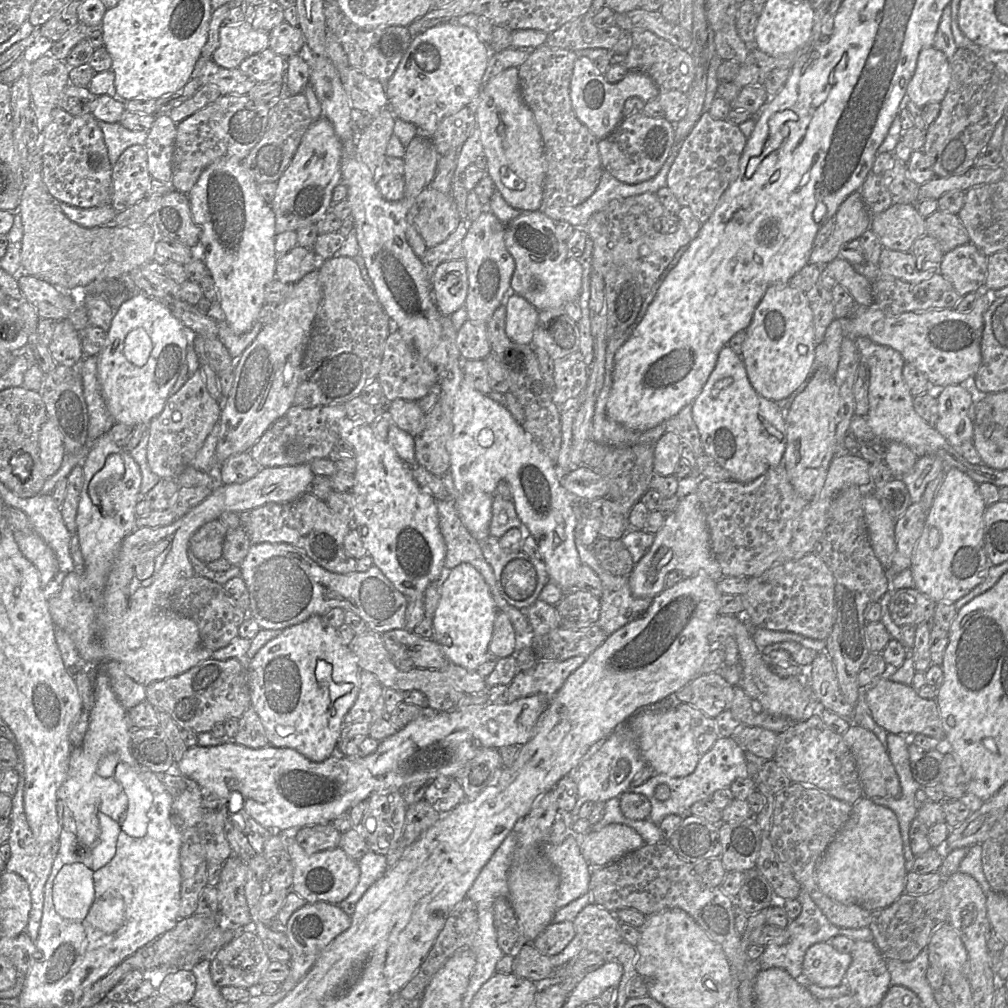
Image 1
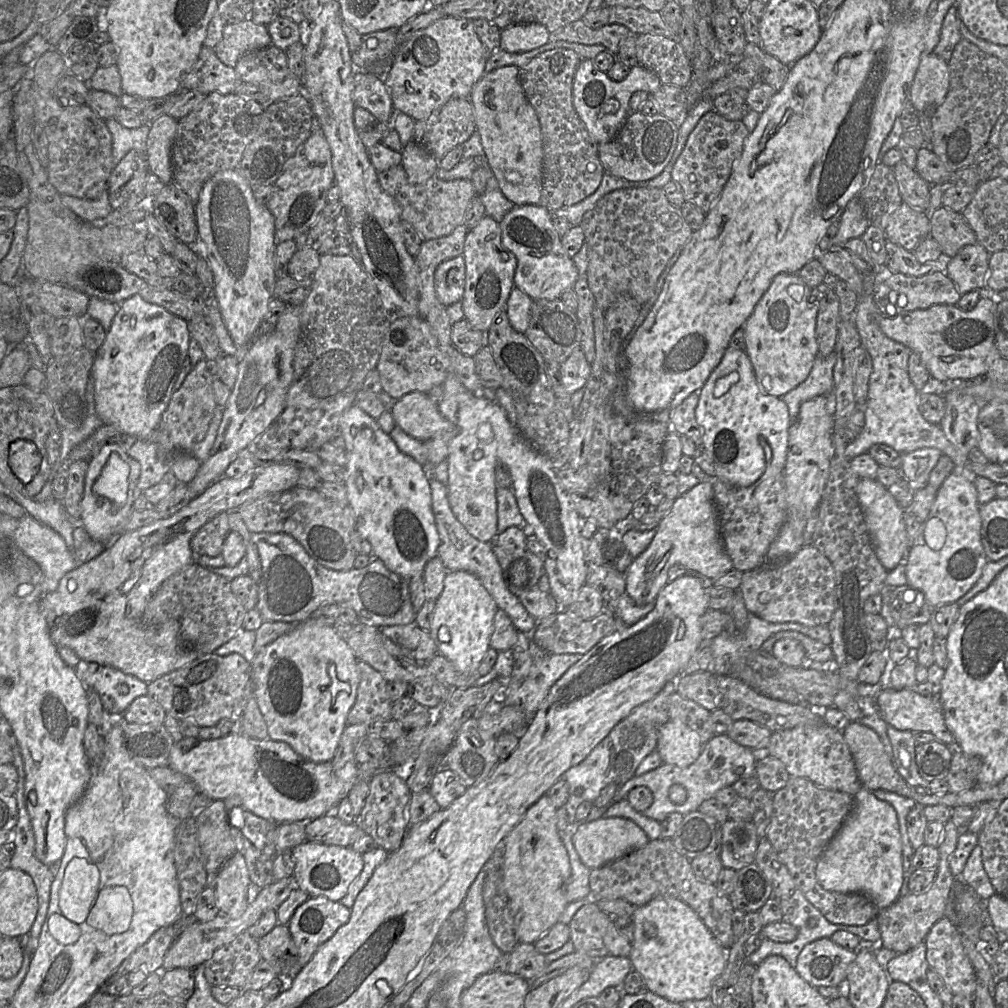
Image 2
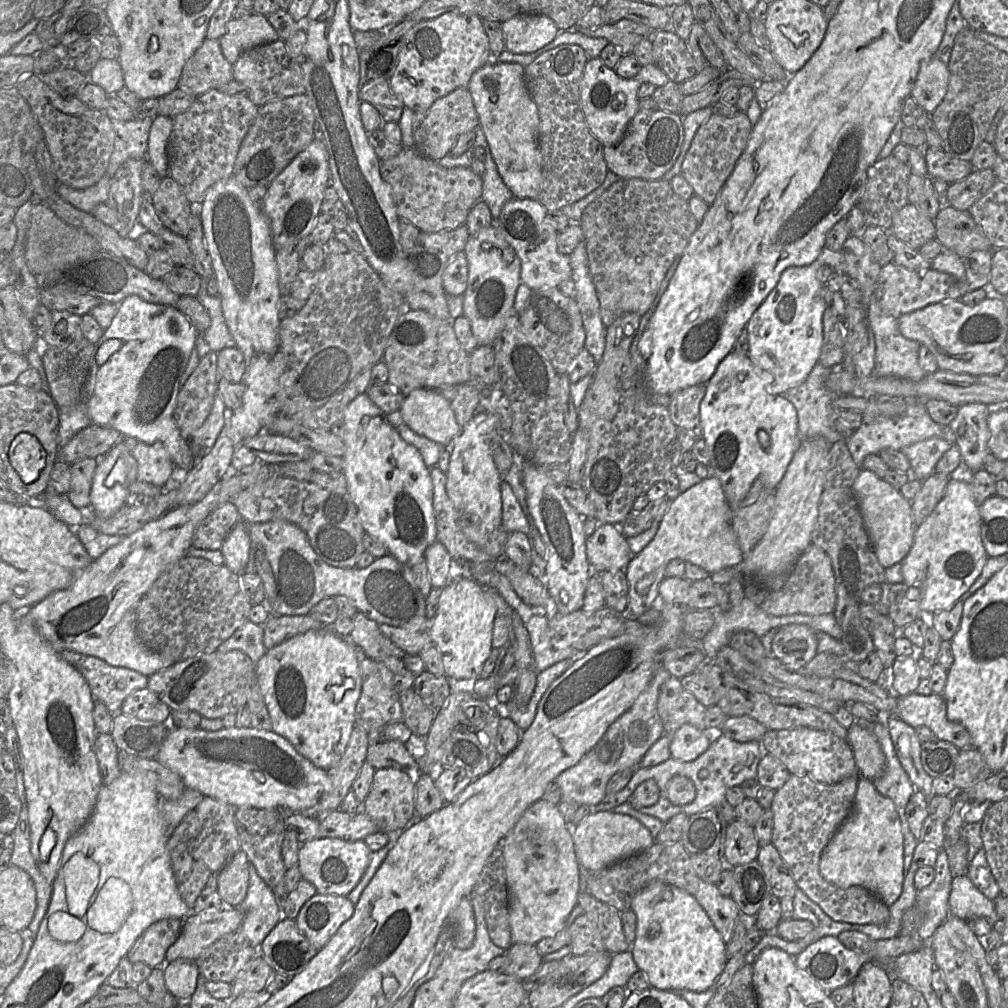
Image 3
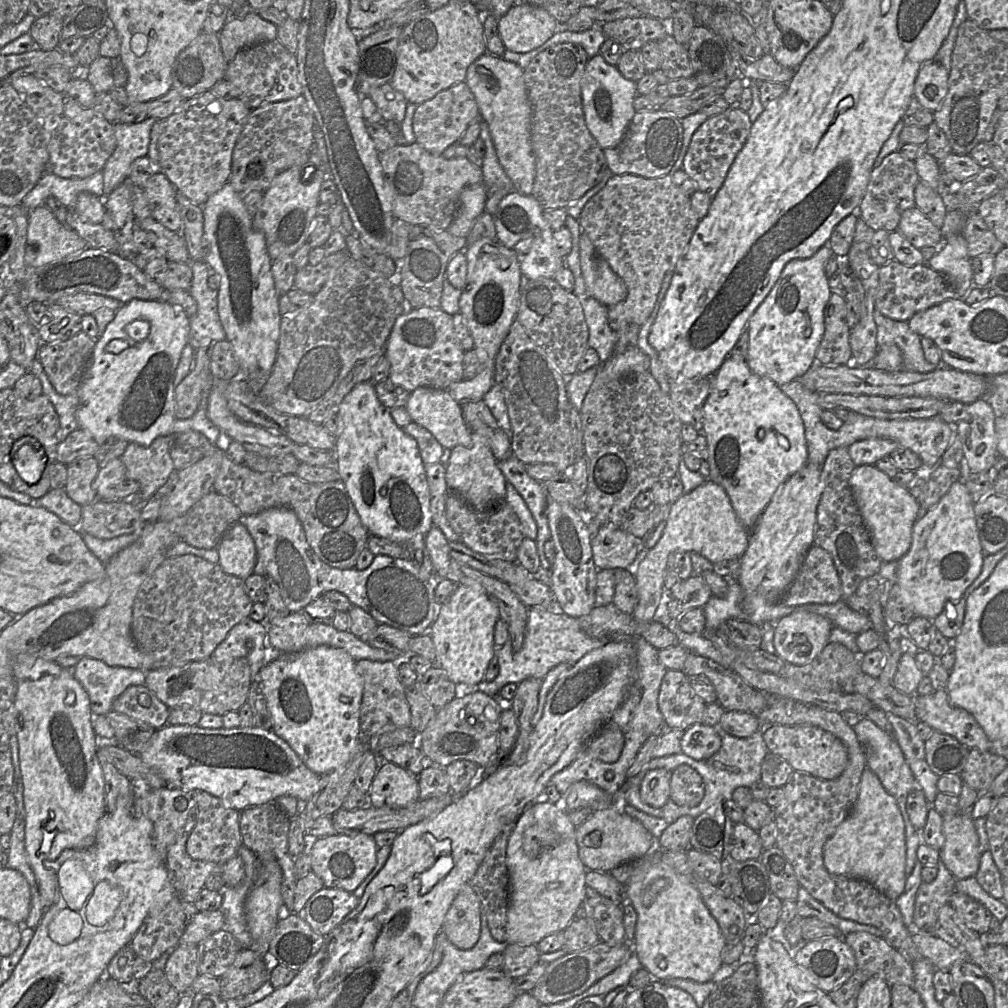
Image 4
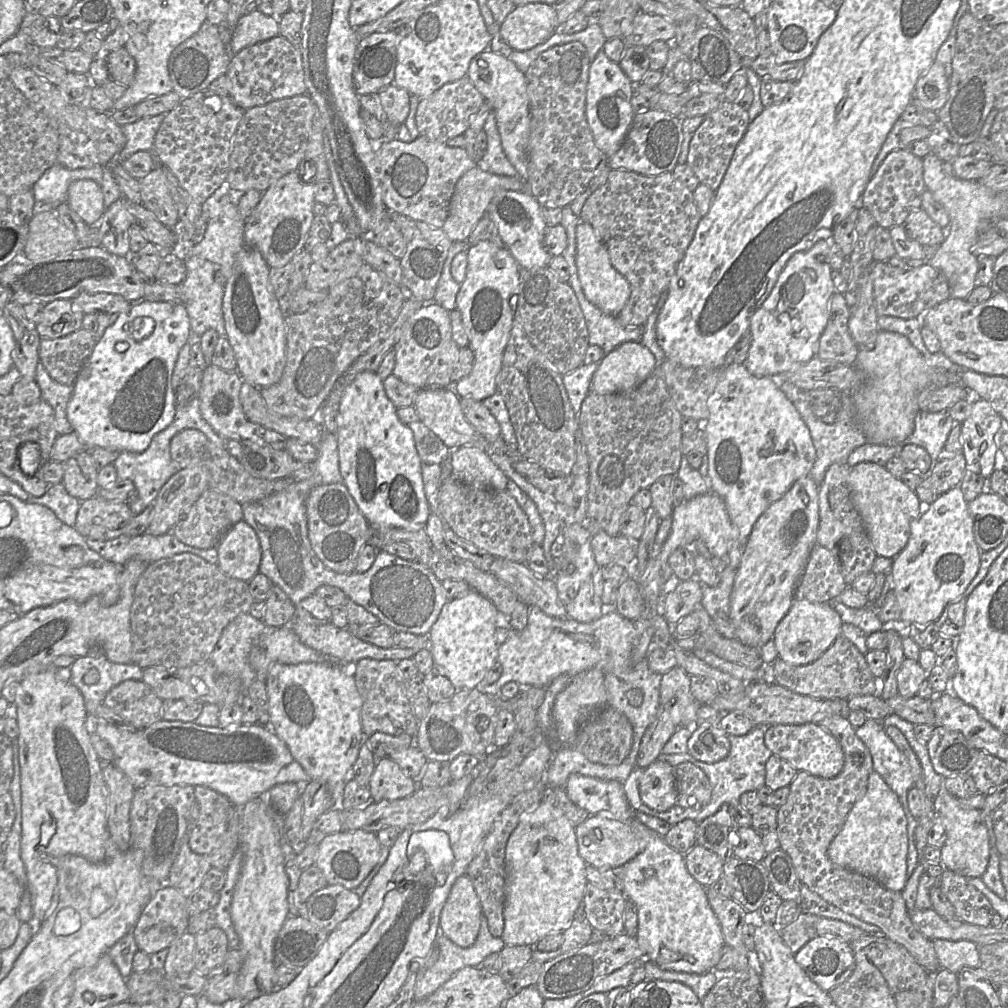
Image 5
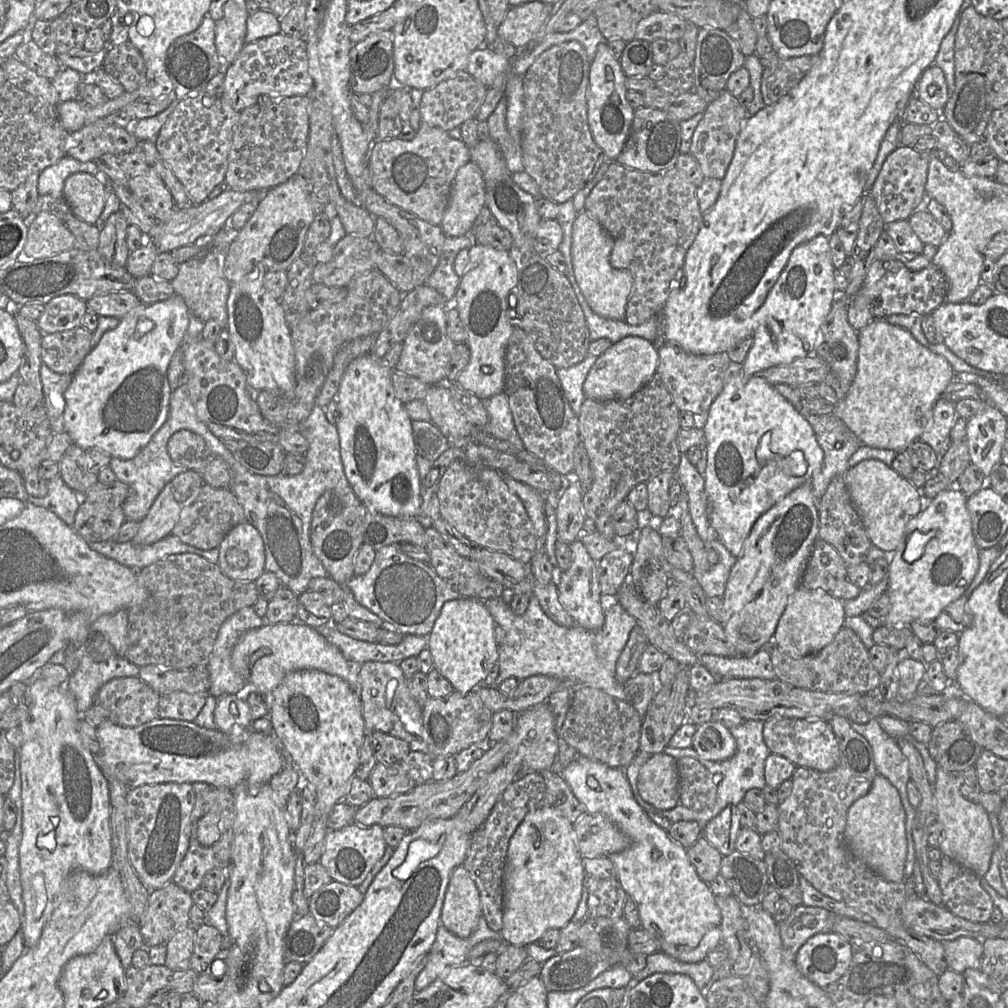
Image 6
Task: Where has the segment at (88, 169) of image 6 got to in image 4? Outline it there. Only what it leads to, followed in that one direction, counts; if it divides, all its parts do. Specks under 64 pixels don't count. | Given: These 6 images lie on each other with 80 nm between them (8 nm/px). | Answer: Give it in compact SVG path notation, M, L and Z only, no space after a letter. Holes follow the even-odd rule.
M102 170L85 178L62 178L52 171L46 171L25 196L22 204L31 212L34 208L44 205L48 197L55 197L68 209L74 209L80 192L85 191L105 198L103 187Z

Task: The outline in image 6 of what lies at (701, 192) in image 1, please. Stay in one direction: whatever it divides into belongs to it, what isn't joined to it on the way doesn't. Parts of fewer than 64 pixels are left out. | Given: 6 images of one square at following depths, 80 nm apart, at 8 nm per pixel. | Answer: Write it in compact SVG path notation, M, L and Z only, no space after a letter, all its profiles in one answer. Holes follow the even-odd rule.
M724 89L720 96L704 111L704 117L697 125L690 145L690 154L697 160L706 178L723 179L734 156L737 138L750 116L739 99Z

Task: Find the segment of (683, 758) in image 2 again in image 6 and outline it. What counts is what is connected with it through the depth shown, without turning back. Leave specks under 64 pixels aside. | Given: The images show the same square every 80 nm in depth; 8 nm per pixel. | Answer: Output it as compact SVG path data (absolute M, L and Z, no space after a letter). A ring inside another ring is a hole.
M712 720L697 726L692 739L692 748L703 759L722 761L735 754L737 744L727 727Z

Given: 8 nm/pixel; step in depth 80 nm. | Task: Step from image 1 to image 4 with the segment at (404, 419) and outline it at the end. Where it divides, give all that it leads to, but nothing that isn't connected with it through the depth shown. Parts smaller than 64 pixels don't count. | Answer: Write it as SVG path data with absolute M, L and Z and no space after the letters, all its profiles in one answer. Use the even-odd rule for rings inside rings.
M417 388L410 393L404 408L412 422L428 430L444 448L452 449L458 445L470 444L472 431L463 418L461 404L446 389Z

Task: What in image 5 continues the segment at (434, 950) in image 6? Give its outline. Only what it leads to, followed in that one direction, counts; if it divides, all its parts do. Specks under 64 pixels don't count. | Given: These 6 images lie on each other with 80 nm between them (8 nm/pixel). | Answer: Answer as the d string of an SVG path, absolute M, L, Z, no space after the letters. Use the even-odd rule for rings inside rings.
M481 915L478 937L470 947L460 947L440 933L436 944L439 947L437 961L417 980L414 999L422 1000L435 992L457 971L465 967L478 967L492 953L500 953L506 946L503 939L494 937L488 928L487 918Z

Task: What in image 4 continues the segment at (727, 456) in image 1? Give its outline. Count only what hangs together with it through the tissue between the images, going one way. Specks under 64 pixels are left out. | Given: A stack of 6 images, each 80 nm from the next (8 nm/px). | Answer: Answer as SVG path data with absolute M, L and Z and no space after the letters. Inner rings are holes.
M728 356L712 376L711 390L703 405L703 426L701 432L706 438L708 449L707 462L709 464L710 473L707 480L713 481L723 487L730 499L731 506L738 520L750 532L757 523L765 507L771 501L778 487L807 464L808 451L805 439L805 428L799 411L795 403L782 392L781 388L773 380L767 377L760 377L753 373L745 359L734 359Z

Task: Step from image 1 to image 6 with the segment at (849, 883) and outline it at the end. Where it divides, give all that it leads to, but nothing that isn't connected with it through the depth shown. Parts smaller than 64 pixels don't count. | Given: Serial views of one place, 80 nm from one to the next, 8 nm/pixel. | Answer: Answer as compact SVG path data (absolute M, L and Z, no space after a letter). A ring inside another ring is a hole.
M877 773L869 792L848 810L844 843L854 857L887 881L903 882L907 856L905 824L905 810L897 789Z

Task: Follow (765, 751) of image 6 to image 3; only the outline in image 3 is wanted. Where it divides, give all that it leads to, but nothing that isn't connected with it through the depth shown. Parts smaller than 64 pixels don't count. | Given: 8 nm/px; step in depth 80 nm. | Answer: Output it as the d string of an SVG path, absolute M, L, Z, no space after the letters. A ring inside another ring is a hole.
M723 733L716 734L711 741L708 749L692 762L683 762L674 758L669 758L663 763L653 767L637 767L628 784L619 792L608 795L594 807L594 812L611 811L615 807L627 802L635 789L643 782L649 779L655 780L659 787L659 799L653 806L643 809L636 806L636 809L645 814L661 820L664 824L673 816L684 813L692 816L697 813L714 809L714 806L720 801L725 800L726 792L729 788L740 786L744 781L757 779L757 768L761 758L768 753L764 753L760 741L750 741L740 743L733 741ZM675 775L682 775L693 781L696 789L696 797L692 803L676 806L672 804L667 796L667 784Z

